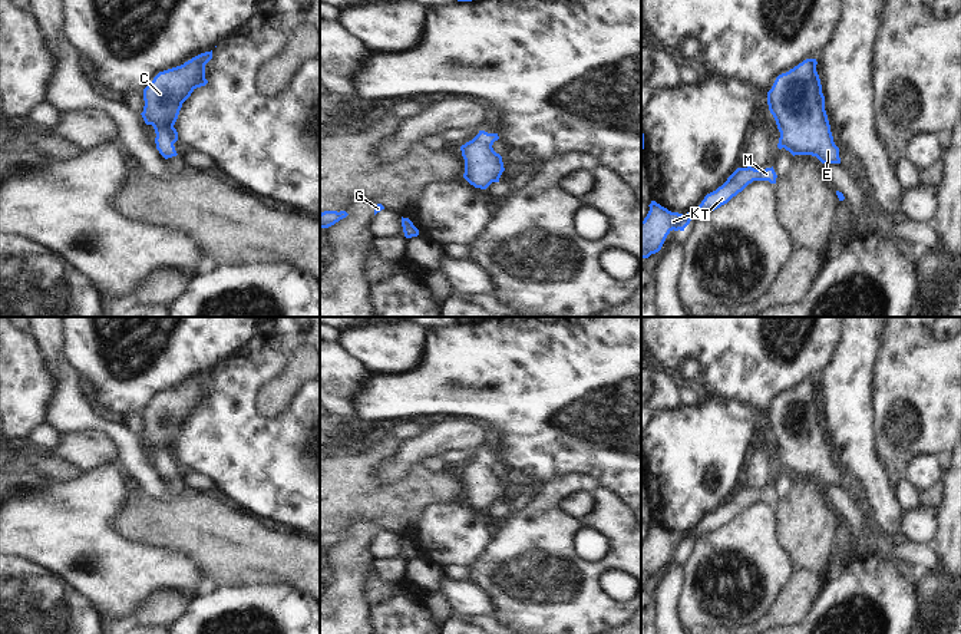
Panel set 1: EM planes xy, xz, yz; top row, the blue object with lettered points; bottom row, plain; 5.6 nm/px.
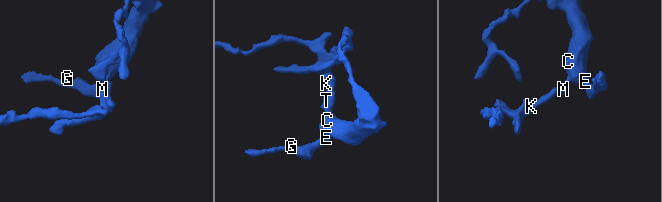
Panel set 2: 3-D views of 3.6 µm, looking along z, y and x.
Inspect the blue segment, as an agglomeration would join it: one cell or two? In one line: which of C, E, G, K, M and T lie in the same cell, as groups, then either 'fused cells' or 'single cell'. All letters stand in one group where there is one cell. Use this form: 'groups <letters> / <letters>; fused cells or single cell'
groups C E G K M T; single cell

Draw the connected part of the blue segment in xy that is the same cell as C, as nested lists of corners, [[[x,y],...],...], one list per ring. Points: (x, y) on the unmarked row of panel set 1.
[[[212,372],[201,374],[181,387],[159,393],[143,410],[143,433],[146,446],[152,446],[156,455],[155,465],[159,475],[168,481],[176,478],[174,465],[178,453],[174,449],[182,425],[191,415],[205,407],[205,386],[212,380]]]

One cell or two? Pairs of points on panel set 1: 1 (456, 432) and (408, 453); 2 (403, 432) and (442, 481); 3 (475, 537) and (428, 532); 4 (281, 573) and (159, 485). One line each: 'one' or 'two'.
1: one
2: two
3: one
4: two

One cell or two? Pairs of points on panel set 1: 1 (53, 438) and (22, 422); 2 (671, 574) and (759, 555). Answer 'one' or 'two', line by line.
1: two
2: two

